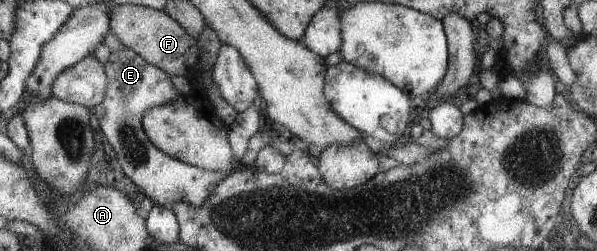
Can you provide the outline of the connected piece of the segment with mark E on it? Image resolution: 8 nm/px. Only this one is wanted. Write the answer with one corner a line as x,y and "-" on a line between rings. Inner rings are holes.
130,48
114,52
111,50
108,61
105,61
105,69
109,81
102,105
106,111
99,122
104,135
117,153
124,175
134,181
155,205
170,208
172,203
185,201
195,208
204,206
217,185
235,169
223,172
205,170
170,157
150,141
142,125
144,113
147,109
170,103
180,97
169,73
153,66

